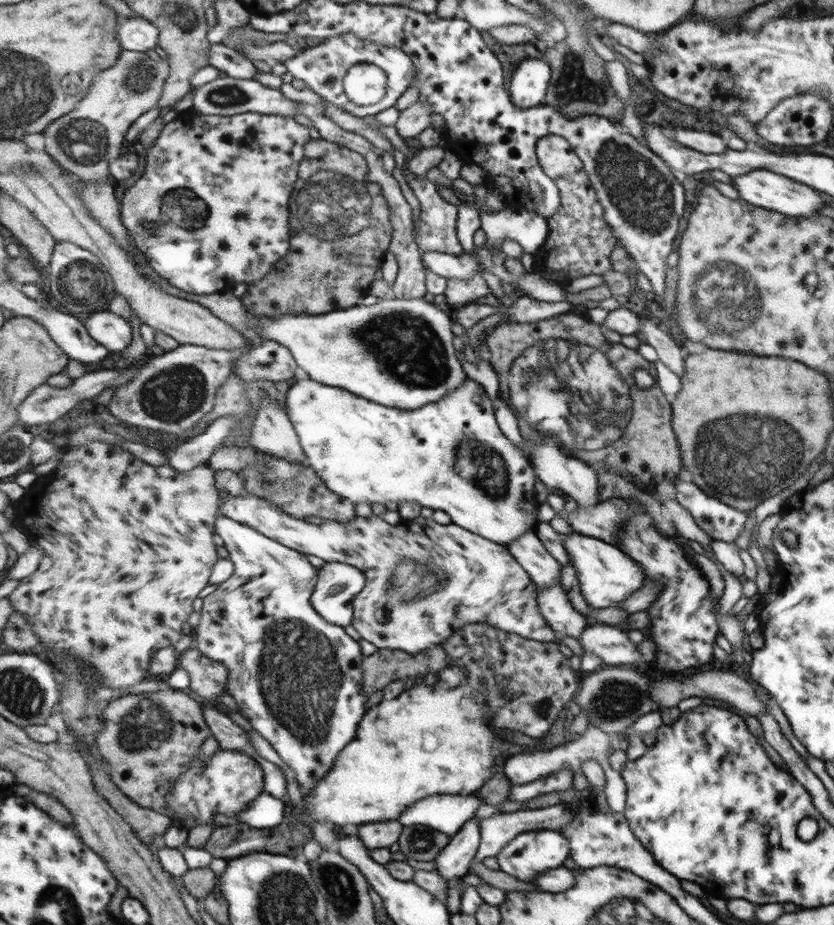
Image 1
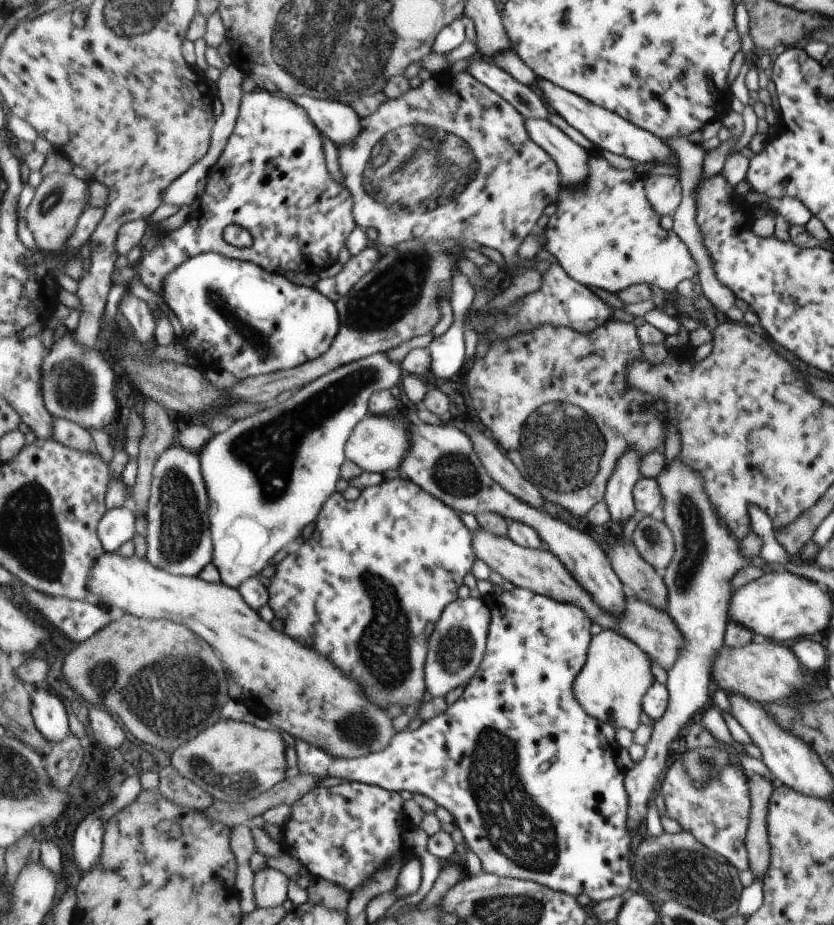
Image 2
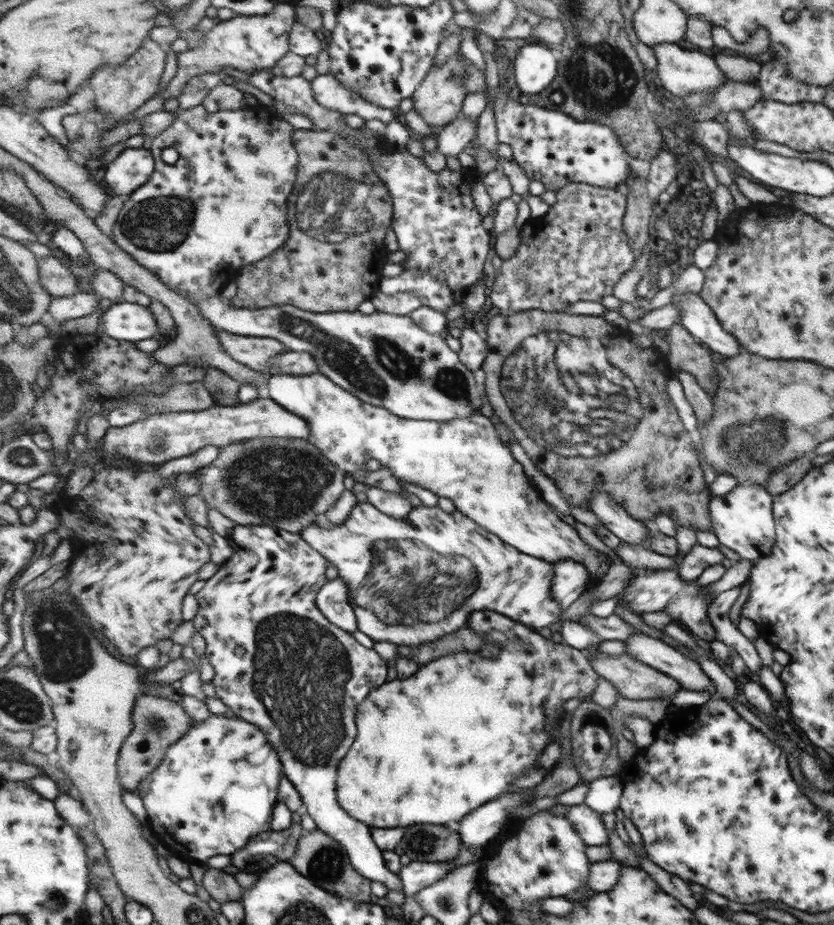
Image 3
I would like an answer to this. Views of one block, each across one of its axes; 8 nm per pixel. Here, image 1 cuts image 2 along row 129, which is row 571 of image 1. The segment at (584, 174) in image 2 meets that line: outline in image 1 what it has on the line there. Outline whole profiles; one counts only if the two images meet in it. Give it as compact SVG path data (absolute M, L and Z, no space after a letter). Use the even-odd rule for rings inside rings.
M535 530L523 532L518 540L505 547L523 565L537 587L561 583L562 564L538 541Z

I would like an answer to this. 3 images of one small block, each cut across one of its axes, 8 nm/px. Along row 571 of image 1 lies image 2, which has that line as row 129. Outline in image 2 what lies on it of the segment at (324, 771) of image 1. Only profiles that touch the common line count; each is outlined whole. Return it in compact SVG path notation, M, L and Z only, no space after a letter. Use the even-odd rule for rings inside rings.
M267 90L252 91L251 93L246 93L243 98L243 103L241 104L241 113L239 116L239 121L236 124L236 130L232 138L228 142L228 146L222 154L222 158L218 160L218 164L214 166L212 172L210 172L210 182L208 182L208 190L206 193L192 205L190 218L188 218L186 224L172 232L163 232L161 240L158 242L158 246L152 250L152 252L145 254L140 260L140 264L137 268L137 274L140 275L143 283L152 290L158 297L162 298L166 303L166 296L164 296L163 286L166 286L166 278L176 272L182 264L186 264L188 260L196 258L201 254L206 253L220 253L223 255L228 255L230 258L243 260L246 262L255 262L260 266L264 266L266 270L272 270L276 274L286 274L286 272L306 272L306 274L314 274L330 268L332 265L341 262L341 254L344 248L348 246L348 240L352 236L352 232L356 230L356 217L354 214L354 202L355 198L352 196L352 192L345 184L342 186L340 182L336 182L336 178L332 176L330 168L328 168L328 160L326 160L326 150L324 150L324 137L323 132L314 124L312 116L310 116L309 111L290 97L279 95L278 93L273 93ZM232 225L240 225L246 230L250 230L254 234L254 246L252 248L242 248L233 244L230 244L226 240L225 234L226 230Z

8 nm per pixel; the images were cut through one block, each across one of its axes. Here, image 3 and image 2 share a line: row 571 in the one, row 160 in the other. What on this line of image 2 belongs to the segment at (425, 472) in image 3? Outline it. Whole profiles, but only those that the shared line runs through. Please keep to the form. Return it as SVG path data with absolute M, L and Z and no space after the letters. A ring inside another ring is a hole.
M594 153L587 159L590 176L576 188L562 188L556 203L556 212L549 216L544 228L546 236L545 249L553 254L565 271L576 282L584 286L597 286L608 292L616 293L628 289L636 283L656 284L667 295L676 295L676 286L698 274L698 264L692 258L688 247L676 232L666 232L660 226L660 216L656 214L647 194L644 194L644 182L638 178L638 172L632 170L616 170L606 158Z

